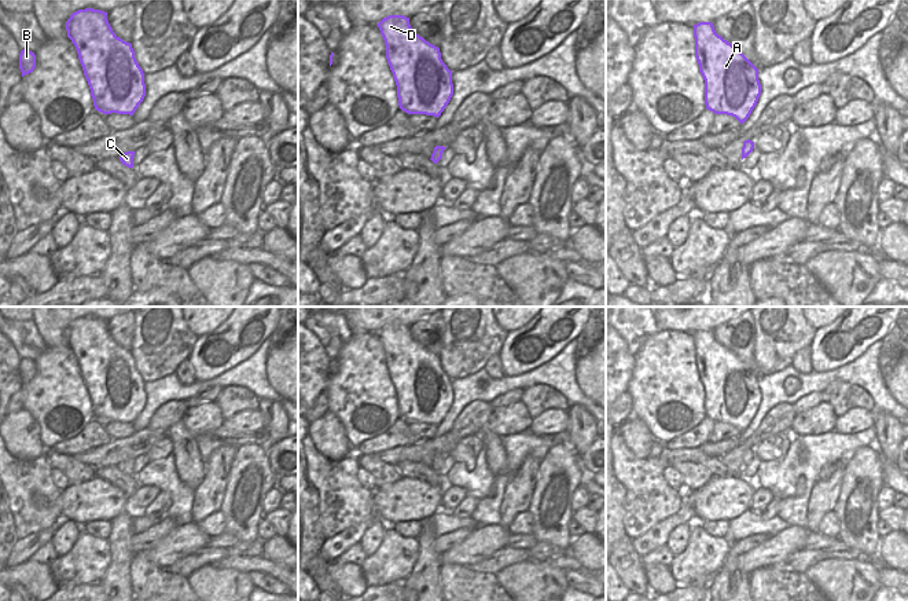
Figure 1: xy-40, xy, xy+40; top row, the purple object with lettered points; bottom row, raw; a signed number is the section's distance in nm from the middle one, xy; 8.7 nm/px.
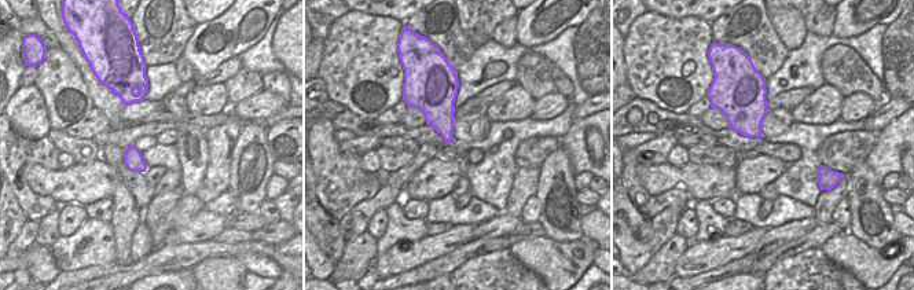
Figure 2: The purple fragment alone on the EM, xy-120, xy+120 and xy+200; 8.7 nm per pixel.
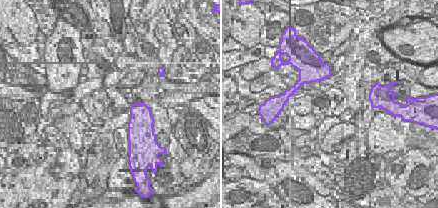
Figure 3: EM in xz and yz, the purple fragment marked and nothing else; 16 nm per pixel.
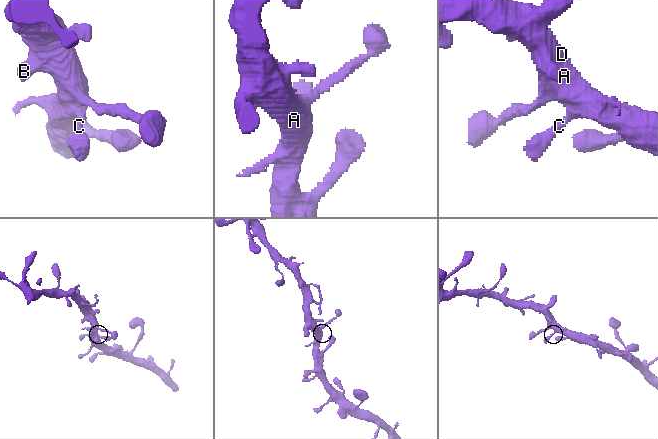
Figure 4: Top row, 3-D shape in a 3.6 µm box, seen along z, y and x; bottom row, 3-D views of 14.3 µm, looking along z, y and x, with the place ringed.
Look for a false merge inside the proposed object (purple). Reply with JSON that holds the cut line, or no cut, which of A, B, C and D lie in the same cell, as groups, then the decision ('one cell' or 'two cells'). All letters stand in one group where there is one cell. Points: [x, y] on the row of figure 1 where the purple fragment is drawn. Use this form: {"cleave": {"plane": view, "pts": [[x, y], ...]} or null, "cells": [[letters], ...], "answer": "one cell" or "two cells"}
{"cleave": null, "cells": [["A", "B", "C", "D"]], "answer": "one cell"}

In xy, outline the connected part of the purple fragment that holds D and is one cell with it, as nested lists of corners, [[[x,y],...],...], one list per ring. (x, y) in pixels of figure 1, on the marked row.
[[[389,15],[378,28],[400,109],[438,118],[453,95],[452,72],[442,62],[440,48],[416,34],[407,17]]]

